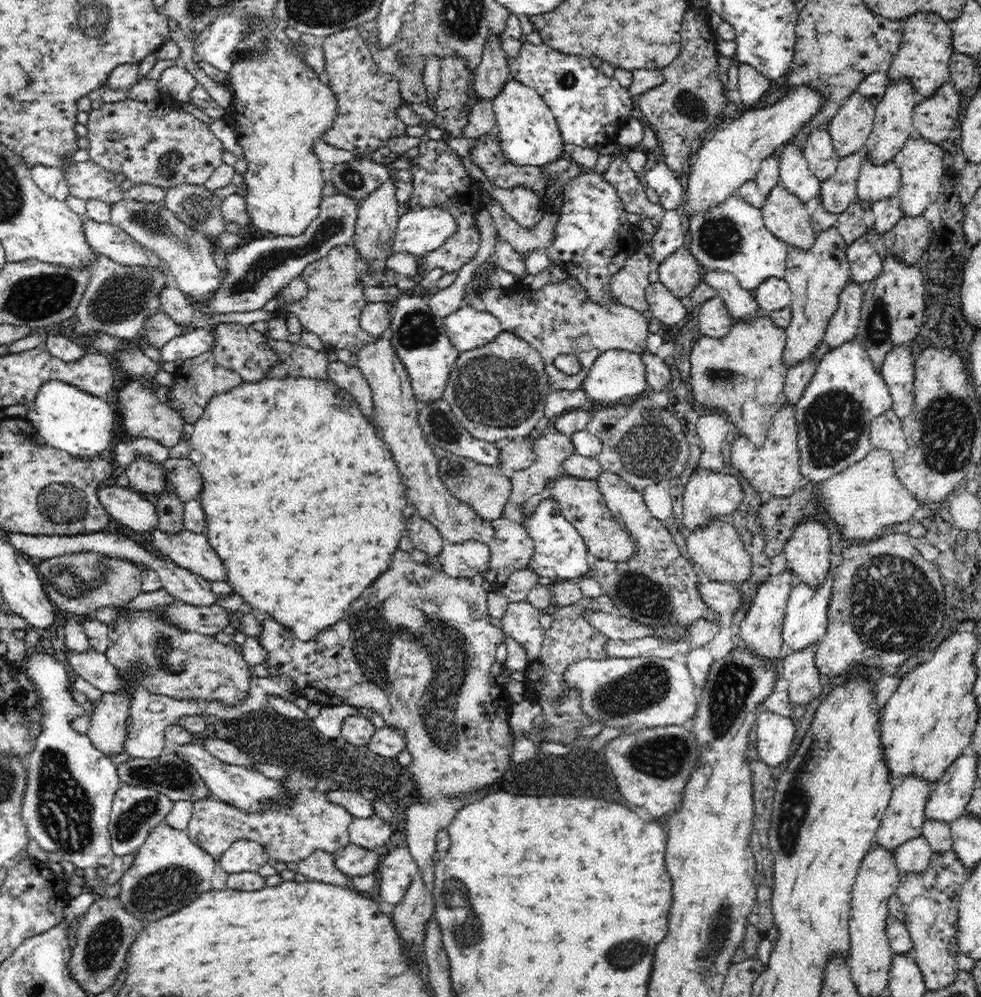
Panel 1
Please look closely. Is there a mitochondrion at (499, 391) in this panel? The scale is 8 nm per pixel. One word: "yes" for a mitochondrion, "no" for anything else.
yes

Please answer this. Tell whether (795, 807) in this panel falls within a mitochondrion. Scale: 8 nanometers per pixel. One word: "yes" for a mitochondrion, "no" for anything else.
yes

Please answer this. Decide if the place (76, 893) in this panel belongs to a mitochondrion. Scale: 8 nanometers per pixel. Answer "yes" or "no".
no

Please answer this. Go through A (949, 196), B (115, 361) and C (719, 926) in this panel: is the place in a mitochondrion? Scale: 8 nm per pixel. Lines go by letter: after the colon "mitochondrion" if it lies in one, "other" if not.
A: other
B: other
C: mitochondrion

